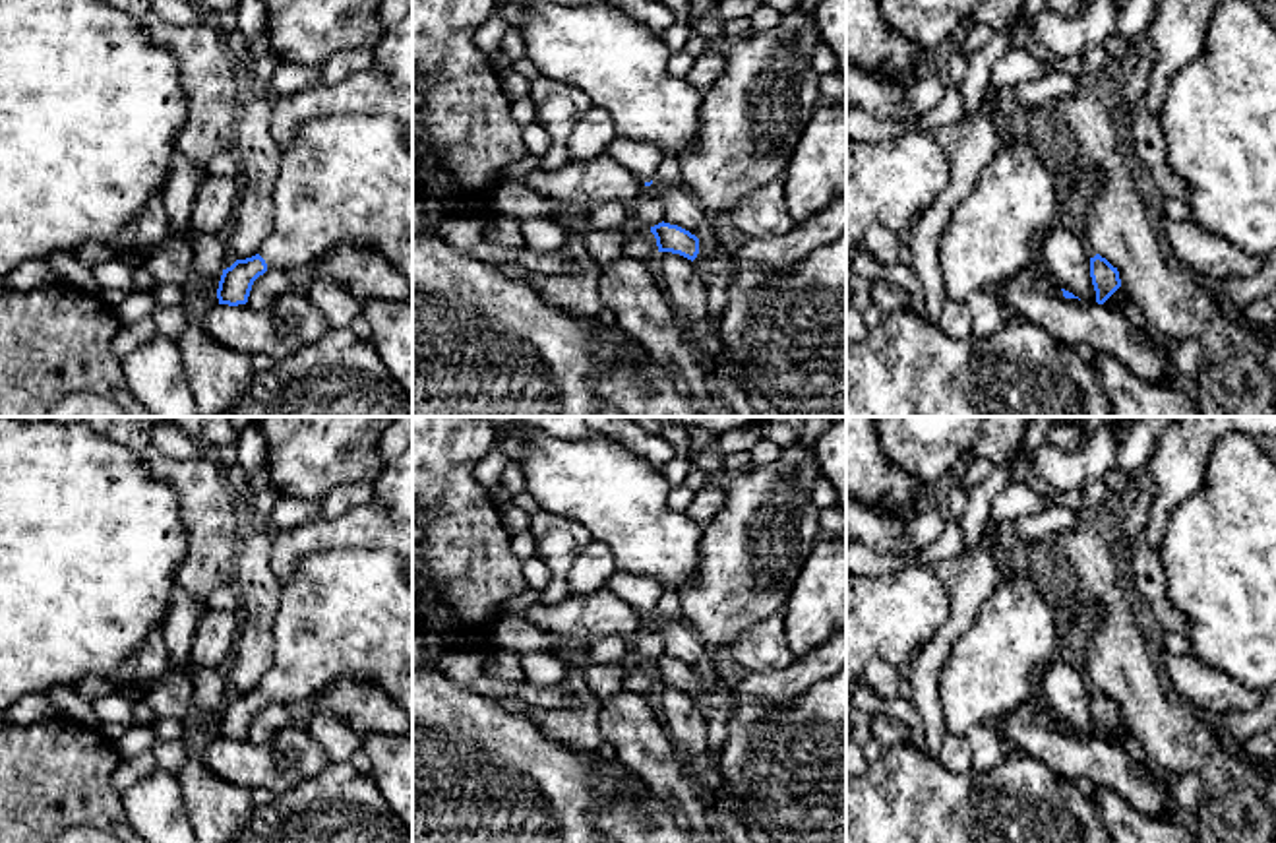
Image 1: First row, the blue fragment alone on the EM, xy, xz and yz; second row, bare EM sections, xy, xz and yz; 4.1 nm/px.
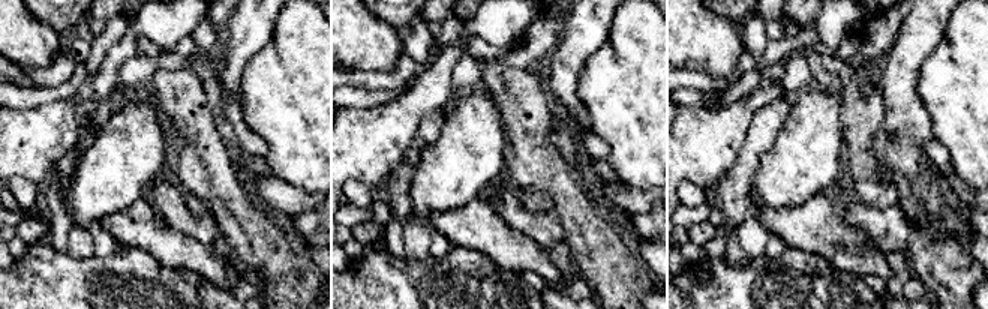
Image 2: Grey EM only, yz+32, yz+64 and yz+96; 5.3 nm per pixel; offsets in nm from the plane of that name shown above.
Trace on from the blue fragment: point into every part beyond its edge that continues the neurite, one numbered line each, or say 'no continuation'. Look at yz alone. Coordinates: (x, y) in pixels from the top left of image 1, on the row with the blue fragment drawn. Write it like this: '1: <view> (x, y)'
no continuation

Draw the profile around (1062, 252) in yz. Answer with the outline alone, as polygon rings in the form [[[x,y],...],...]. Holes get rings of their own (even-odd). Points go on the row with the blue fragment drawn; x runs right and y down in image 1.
[[[1055,225],[1038,240],[1036,258],[1059,289],[1073,293],[1084,302],[1096,302],[1086,242],[1073,231]]]

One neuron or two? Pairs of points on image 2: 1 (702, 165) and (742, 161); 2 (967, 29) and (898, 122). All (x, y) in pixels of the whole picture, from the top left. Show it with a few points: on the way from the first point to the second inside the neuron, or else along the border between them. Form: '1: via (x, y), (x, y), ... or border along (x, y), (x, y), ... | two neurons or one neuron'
1: border along (748, 131), (735, 161), (712, 186) | two neurons
2: border along (922, 60), (918, 95), (931, 128) | two neurons

